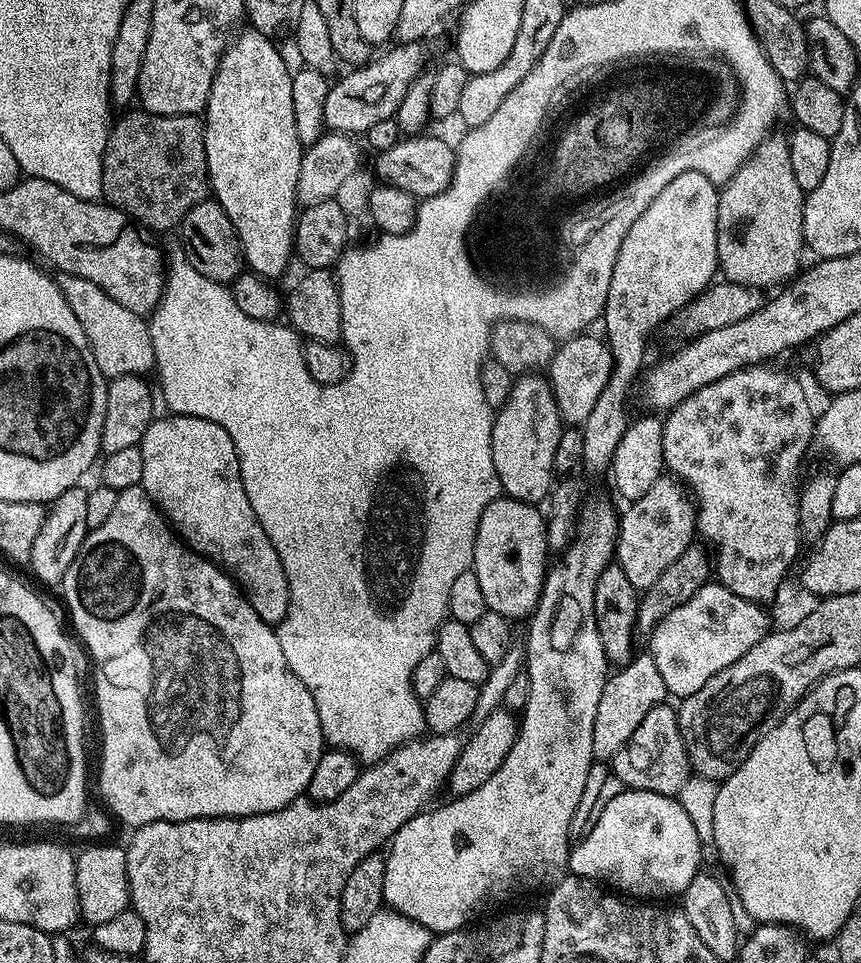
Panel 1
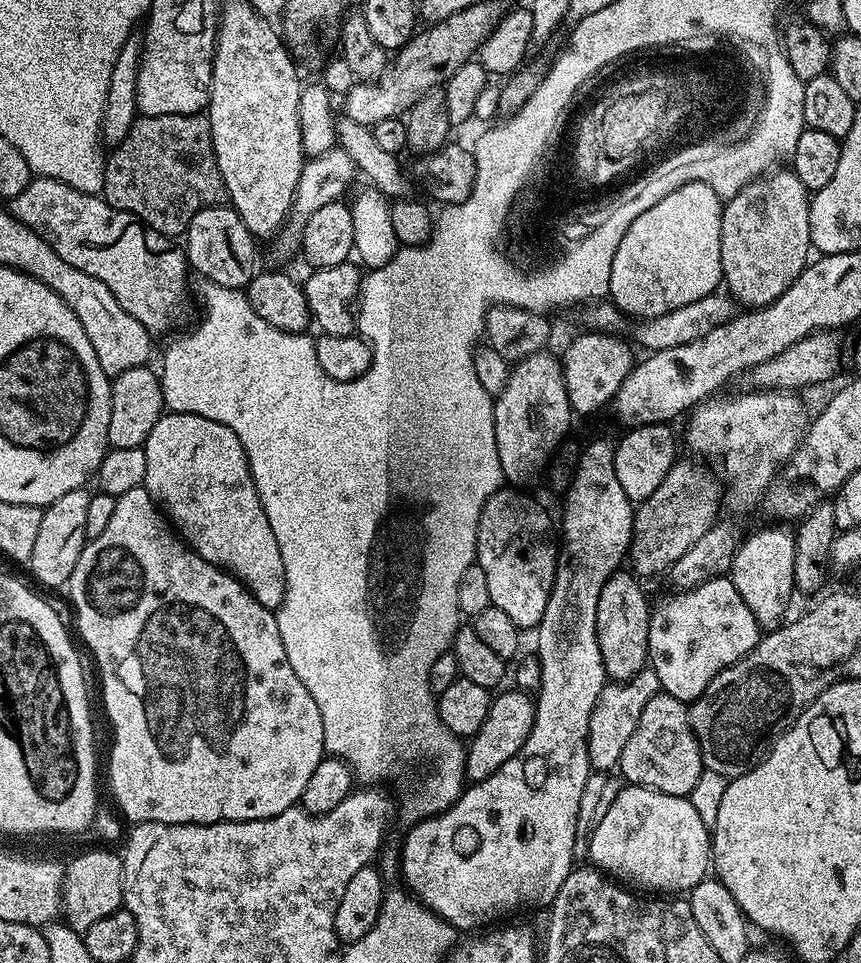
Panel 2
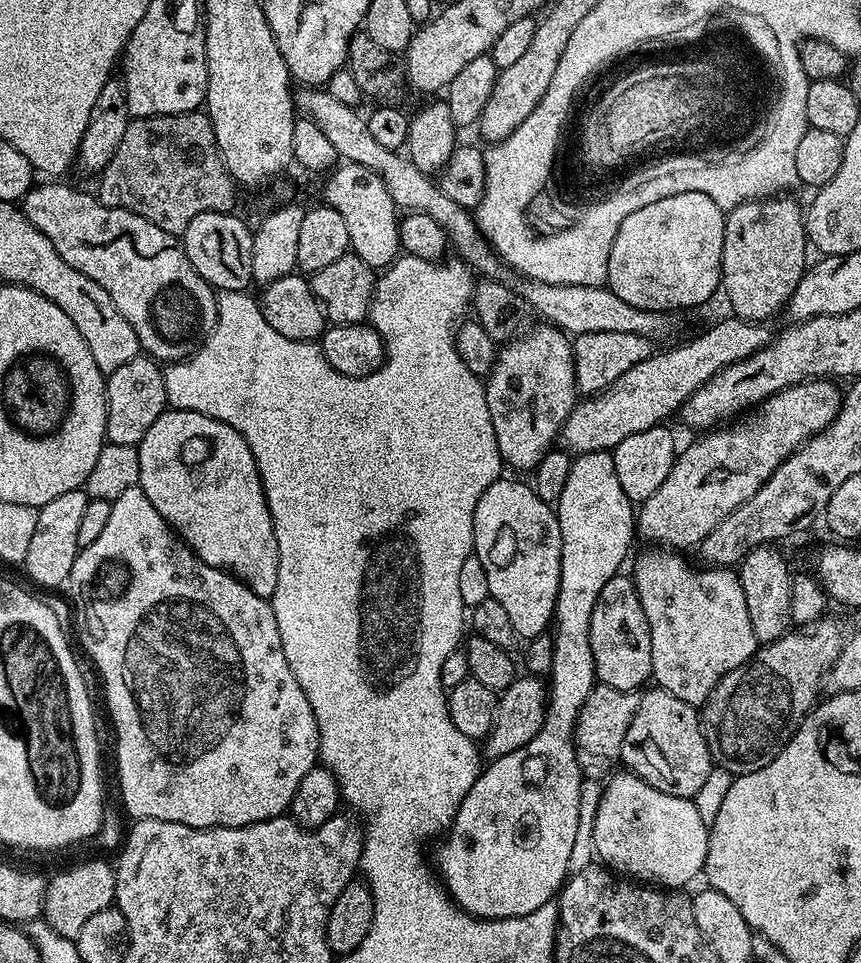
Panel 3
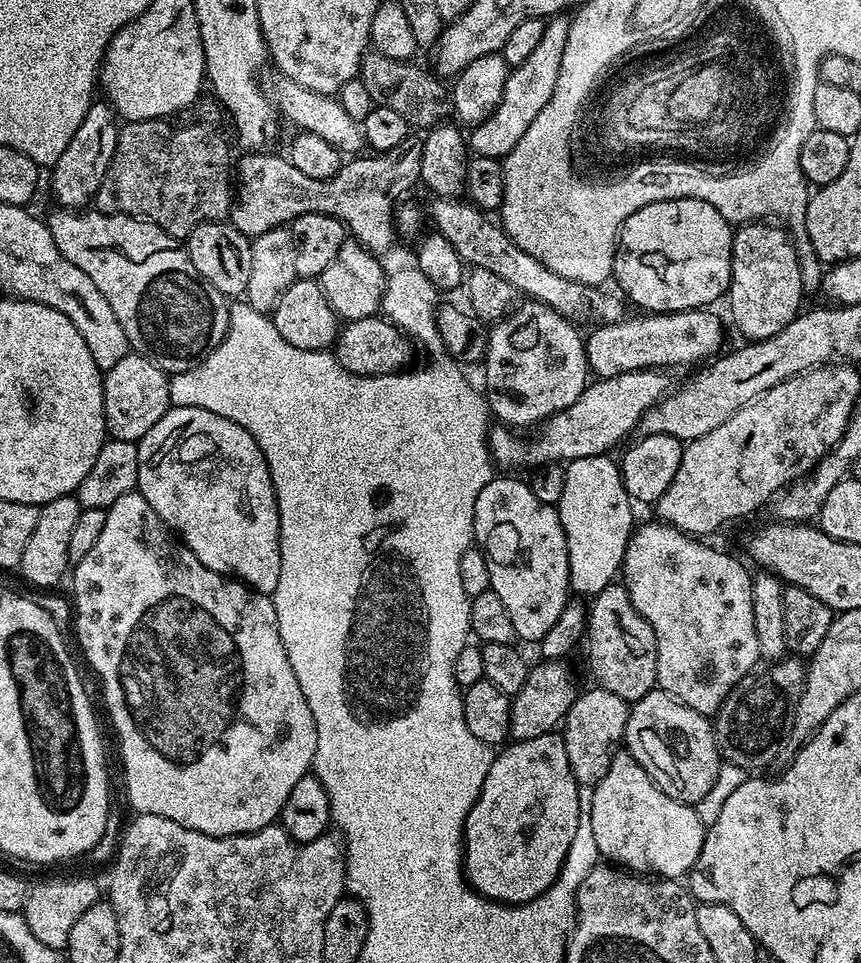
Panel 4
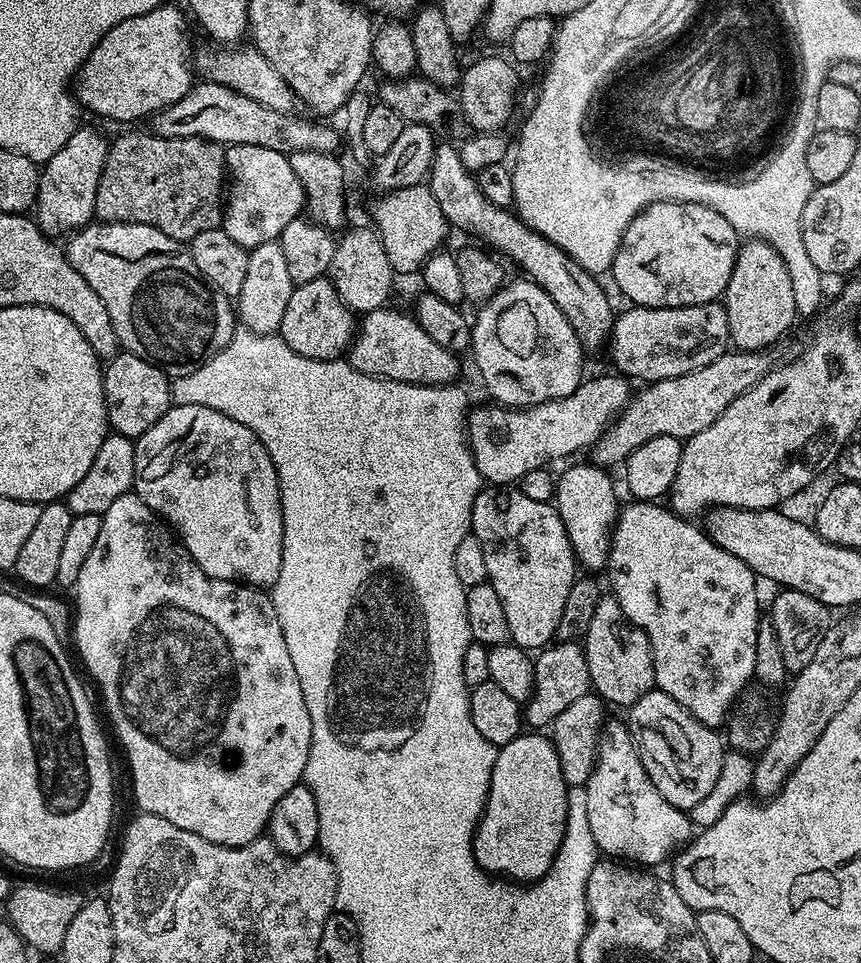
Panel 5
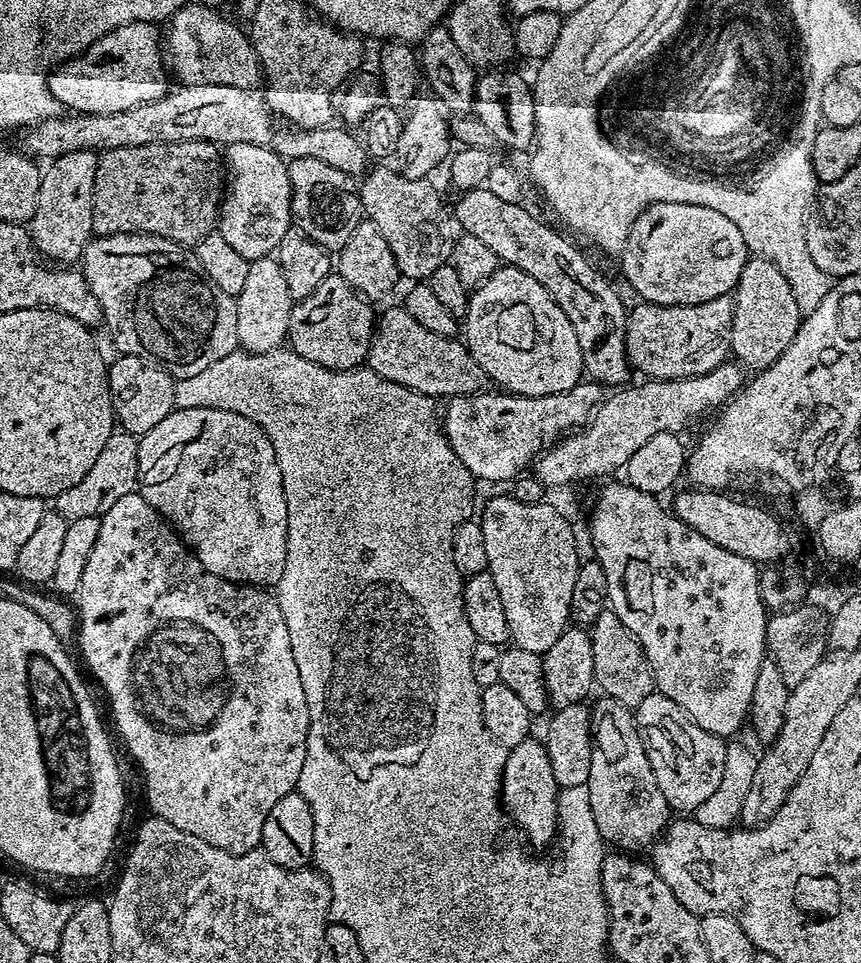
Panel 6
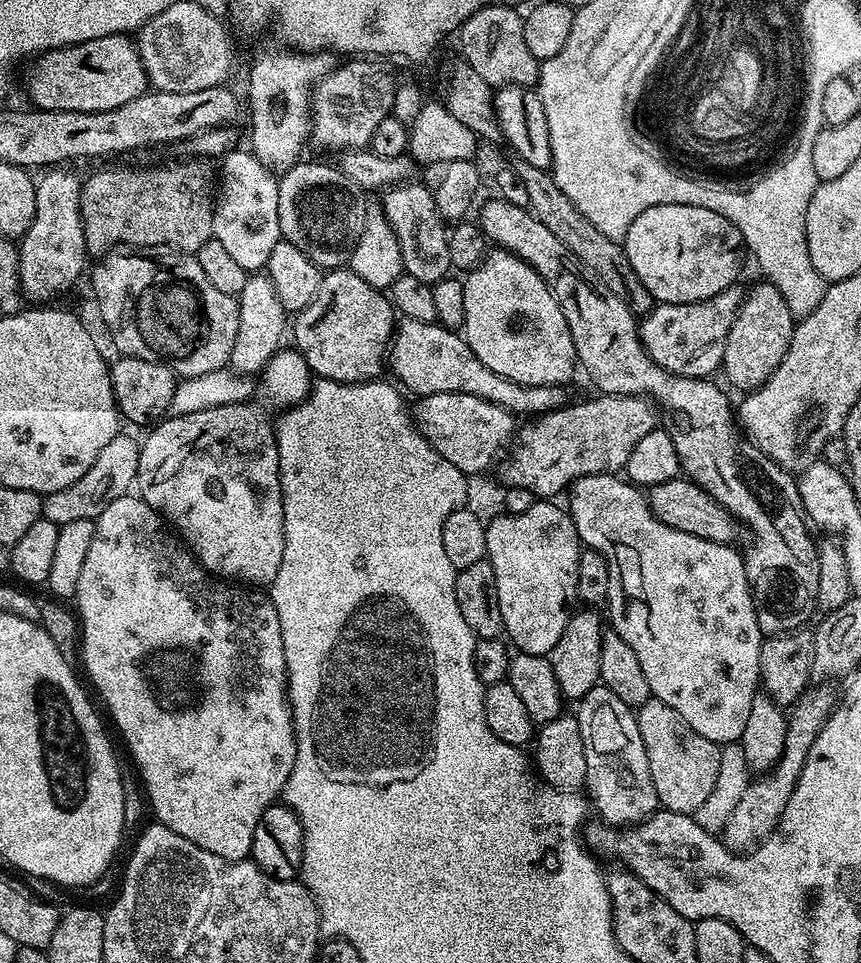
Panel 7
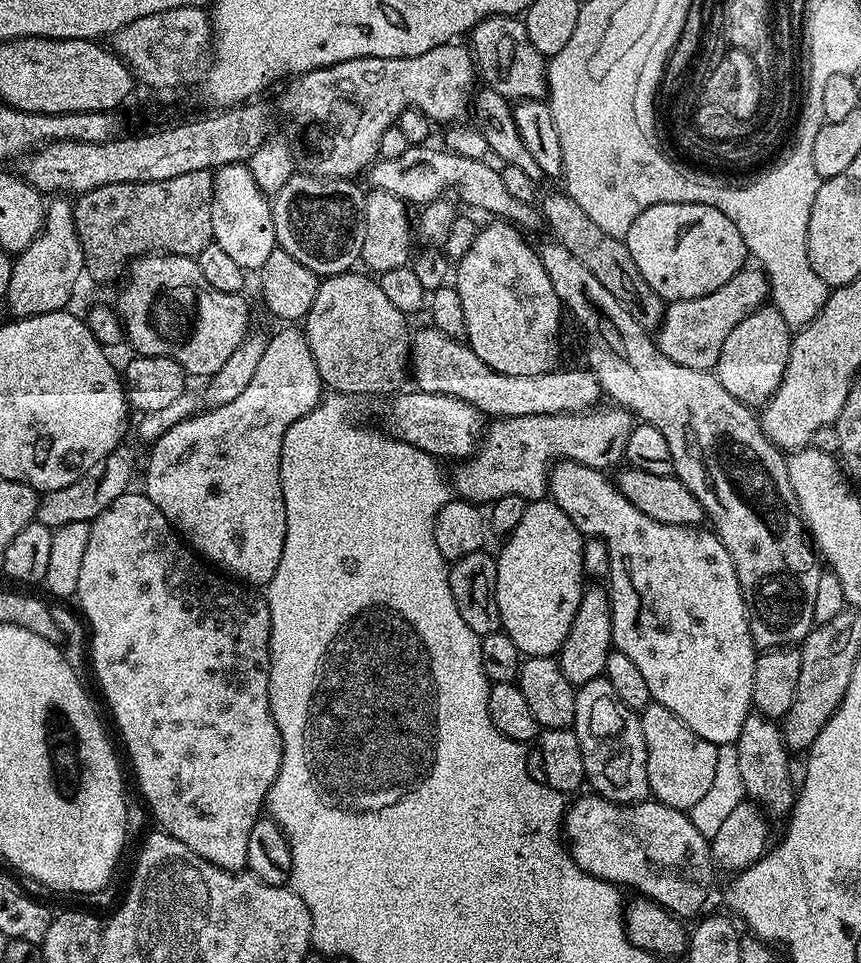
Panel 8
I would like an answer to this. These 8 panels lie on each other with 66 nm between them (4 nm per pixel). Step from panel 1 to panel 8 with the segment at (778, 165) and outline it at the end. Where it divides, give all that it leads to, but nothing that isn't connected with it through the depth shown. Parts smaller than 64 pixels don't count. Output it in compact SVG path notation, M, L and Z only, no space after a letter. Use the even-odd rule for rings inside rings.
M774 307L759 308L754 310L754 314L742 318L742 322L738 322L734 330L730 330L714 369L722 386L726 386L726 391L734 394L738 402L753 410L767 404L782 382L782 374L790 358L793 335L793 329L789 328L782 314L778 314Z

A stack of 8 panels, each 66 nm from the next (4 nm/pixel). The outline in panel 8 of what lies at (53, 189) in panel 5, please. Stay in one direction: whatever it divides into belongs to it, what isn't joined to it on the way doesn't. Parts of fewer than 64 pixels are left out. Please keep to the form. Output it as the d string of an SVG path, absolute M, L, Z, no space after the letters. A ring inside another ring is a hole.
M52 198L44 210L44 224L40 233L15 257L10 274L10 286L6 307L16 318L41 316L51 312L63 312L72 300L80 276L85 275L82 246L78 242L78 230L74 226L73 201L68 198Z

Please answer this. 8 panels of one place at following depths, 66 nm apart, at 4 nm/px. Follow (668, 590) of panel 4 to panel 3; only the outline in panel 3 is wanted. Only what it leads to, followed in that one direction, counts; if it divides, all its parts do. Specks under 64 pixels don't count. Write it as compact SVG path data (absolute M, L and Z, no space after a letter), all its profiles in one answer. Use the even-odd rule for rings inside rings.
M648 550L636 560L634 579L642 610L650 626L652 647L652 680L665 688L674 698L693 706L703 705L718 682L730 670L746 664L758 647L754 638L754 626L750 626L750 614L746 610L746 594L742 594L740 577L731 567L699 566L695 568L683 560L676 550Z

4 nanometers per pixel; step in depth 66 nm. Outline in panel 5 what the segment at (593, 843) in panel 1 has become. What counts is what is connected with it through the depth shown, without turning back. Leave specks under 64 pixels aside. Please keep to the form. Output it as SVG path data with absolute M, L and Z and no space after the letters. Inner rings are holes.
M609 719L605 723L603 732L600 733L596 765L586 785L586 810L590 817L590 830L594 834L597 849L605 857L615 858L620 862L631 862L636 866L652 866L648 864L660 864L664 859L667 861L677 849L688 843L694 832L689 813L683 808L670 806L670 802L666 802L666 798L658 794L658 786L650 782L642 766L640 751L636 749L636 740L630 734L628 725L623 719Z

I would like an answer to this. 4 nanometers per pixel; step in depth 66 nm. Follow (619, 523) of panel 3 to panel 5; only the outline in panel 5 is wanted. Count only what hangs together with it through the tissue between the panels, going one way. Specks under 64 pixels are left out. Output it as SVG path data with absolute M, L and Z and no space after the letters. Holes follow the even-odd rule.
M571 464L567 465L569 468L564 473L559 473L554 507L562 518L562 526L566 526L577 565L581 569L589 568L589 573L596 574L608 562L608 545L618 515L616 484L612 481L613 473L599 464ZM521 734L510 742L499 745L494 770L490 774L488 801L480 816L476 836L472 840L472 853L479 868L496 878L507 878L512 882L540 880L550 870L562 838L566 834L568 817L568 789L570 785L562 778L558 752L551 739L544 734Z

